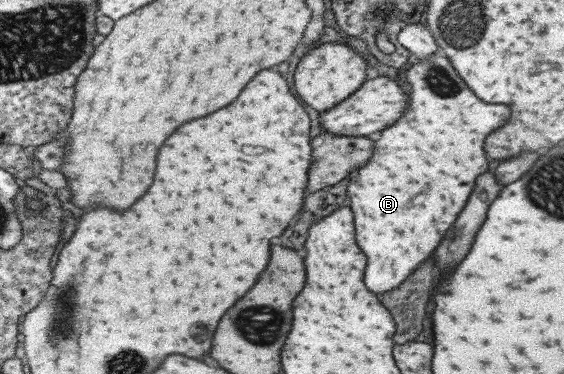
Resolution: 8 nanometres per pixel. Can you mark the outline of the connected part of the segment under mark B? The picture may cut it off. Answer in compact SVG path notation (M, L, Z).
M440 51L431 53L427 59L419 59L417 63L411 65L404 71L405 81L409 83L409 101L413 101L413 107L409 105L409 115L405 115L405 119L401 119L401 123L397 123L397 127L389 127L389 131L383 131L381 133L381 139L377 141L377 155L373 157L373 163L369 163L369 167L361 169L357 173L357 177L351 181L349 185L349 195L351 195L351 207L353 211L357 211L357 239L361 239L361 247L365 247L367 255L369 255L369 275L365 275L365 281L367 281L367 287L377 293L377 295L383 295L395 287L399 287L399 283L403 283L421 263L419 261L425 261L439 243L435 243L435 233L443 235L451 223L455 221L457 213L463 209L473 185L475 185L475 179L477 175L485 173L487 171L487 161L485 161L485 153L483 153L483 141L485 137L495 131L497 127L505 125L507 119L509 119L509 109L505 105L485 105L481 103L465 85L464 81L459 79L457 72L452 68L448 58Z

